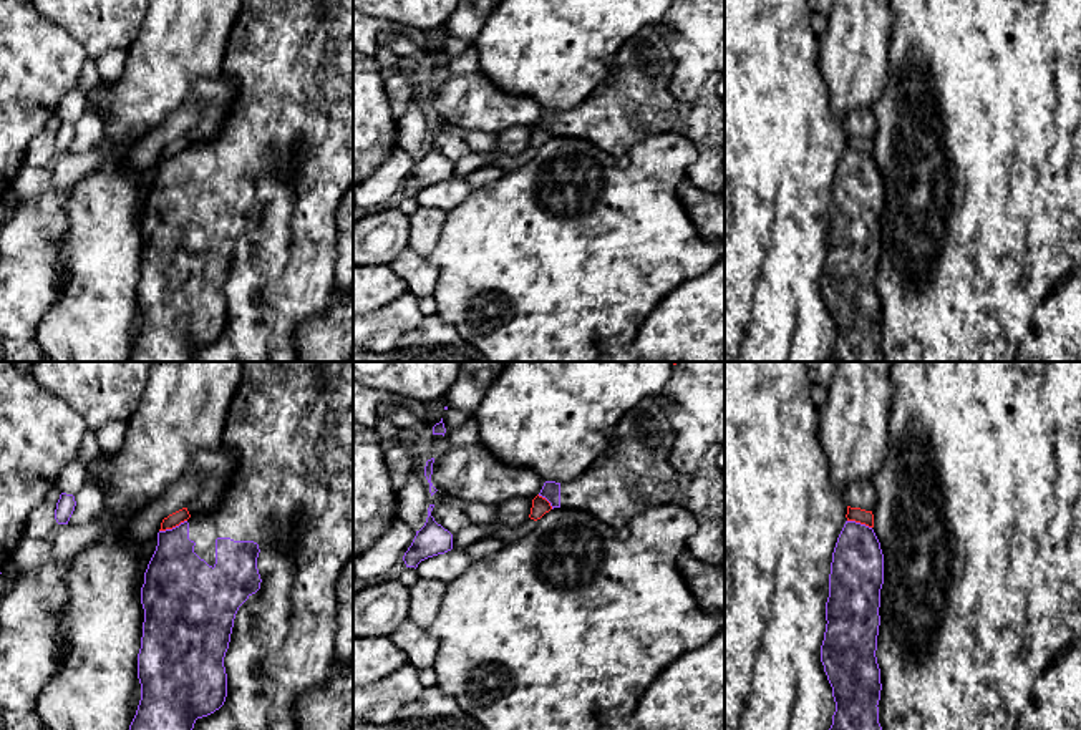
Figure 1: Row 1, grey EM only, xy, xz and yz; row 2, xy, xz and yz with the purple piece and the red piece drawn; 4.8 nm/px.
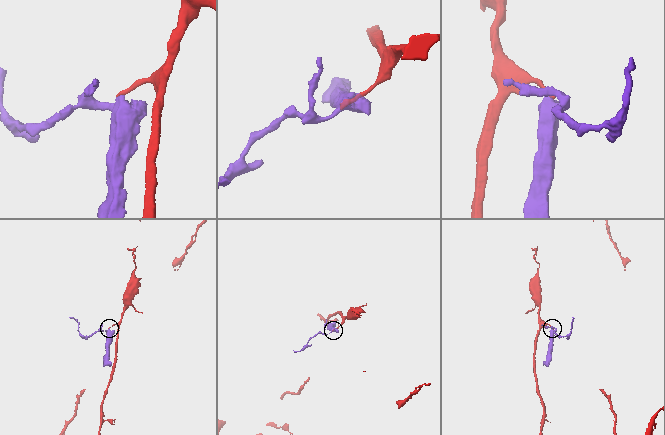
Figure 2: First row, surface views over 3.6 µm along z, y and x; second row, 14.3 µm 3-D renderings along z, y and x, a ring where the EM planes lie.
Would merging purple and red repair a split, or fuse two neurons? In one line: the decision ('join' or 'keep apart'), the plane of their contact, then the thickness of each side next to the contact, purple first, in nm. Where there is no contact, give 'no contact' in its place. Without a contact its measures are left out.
keep apart; contact in xy; calibres 300 and 70 nm

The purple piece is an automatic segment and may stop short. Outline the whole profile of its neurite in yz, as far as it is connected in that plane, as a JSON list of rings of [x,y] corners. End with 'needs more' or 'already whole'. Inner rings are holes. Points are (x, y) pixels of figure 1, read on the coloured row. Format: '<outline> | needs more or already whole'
[[[846,521],[831,562],[821,662],[836,712],[829,730],[882,730],[877,635],[884,554],[872,528]]] | already whole

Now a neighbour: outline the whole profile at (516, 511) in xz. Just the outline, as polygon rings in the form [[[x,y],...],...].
[[[512,498],[496,506],[496,519],[489,524],[469,523],[464,529],[453,534],[453,548],[468,549],[474,543],[491,536],[496,526],[521,526],[529,519],[532,499]]]

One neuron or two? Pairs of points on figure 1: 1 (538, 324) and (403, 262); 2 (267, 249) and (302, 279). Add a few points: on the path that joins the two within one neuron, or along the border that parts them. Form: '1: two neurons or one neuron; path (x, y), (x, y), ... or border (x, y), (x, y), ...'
1: two neurons; border (425, 257), (438, 274), (433, 294)
2: two neurons; border (292, 223), (287, 261)

